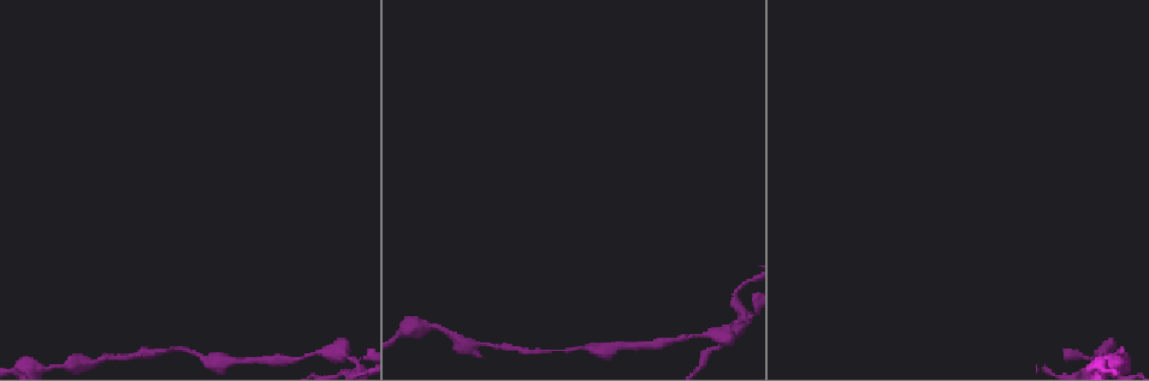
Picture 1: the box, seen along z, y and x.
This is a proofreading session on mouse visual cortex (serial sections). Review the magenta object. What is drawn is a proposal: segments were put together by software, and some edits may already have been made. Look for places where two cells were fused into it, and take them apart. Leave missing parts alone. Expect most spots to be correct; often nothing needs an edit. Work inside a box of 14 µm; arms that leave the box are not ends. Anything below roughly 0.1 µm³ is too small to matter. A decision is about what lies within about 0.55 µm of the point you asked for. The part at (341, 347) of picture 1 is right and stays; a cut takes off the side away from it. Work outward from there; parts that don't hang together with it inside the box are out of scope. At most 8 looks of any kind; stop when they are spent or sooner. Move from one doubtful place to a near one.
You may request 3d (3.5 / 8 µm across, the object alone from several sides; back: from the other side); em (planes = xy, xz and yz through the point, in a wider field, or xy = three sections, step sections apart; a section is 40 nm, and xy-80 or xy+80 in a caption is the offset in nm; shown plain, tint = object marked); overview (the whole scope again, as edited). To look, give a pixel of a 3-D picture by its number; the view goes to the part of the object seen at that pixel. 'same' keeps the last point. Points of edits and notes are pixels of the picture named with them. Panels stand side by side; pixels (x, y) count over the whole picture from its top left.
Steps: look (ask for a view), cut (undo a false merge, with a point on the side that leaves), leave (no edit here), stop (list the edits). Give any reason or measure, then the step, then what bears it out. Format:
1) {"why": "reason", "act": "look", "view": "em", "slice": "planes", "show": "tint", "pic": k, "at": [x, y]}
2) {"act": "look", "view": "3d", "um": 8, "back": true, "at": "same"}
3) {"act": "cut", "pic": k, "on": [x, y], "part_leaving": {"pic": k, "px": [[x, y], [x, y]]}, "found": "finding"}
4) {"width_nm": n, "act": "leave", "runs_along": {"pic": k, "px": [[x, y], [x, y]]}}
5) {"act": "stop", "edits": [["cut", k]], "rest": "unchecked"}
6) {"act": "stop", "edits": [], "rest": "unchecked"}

{"act": "look", "view": "3d", "um": 3.5, "pic": 1, "at": [751, 318]}

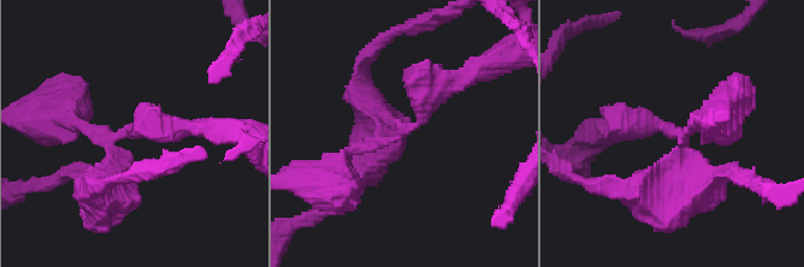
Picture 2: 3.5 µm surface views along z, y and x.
{"arms": 4, "arm_widths_nm": [250, 300, 350, 350], "why": "need the tissue", "act": "look", "view": "em", "slice": "xy", "step": 3, "show": "tint", "pic": 2, "at": [685, 137]}

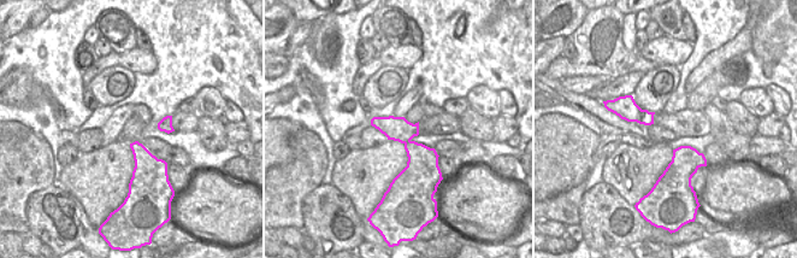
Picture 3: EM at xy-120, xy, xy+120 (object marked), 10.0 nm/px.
{"act": "cut", "pic": 2, "on": [87, 167], "border": {"pic": 3, "px": [[409, 140], [405, 144]]}, "found": "two cells meet here"}

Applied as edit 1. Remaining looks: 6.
{"why": "thick turns thin", "act": "look", "view": "3d", "um": 3.5, "pic": 1, "at": [592, 346]}

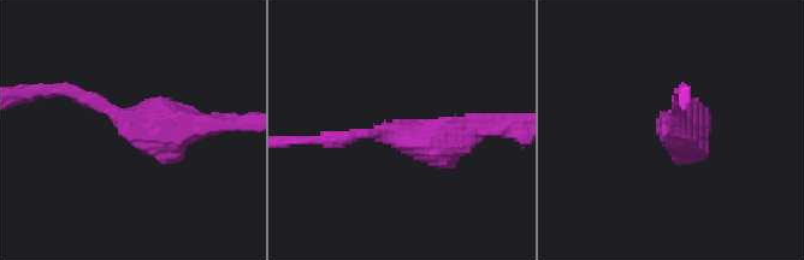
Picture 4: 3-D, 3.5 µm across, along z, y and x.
{"arm_widths_nm": [150, 400], "act": "look", "view": "em", "slice": "xy", "step": 1, "show": "tint", "pic": 4, "at": [677, 121]}

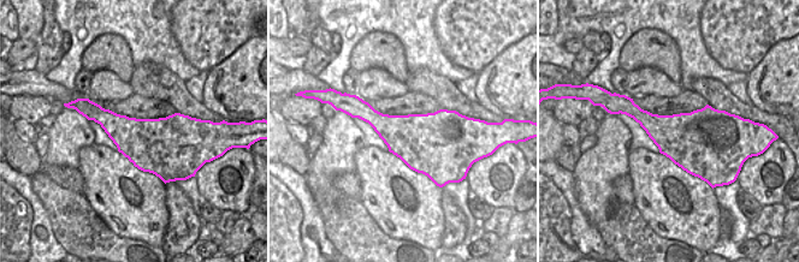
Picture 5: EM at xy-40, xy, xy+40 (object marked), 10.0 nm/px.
{"act": "leave", "runs_along": {"pic": 4, "px": [[200, 123], [134, 123], [57, 89]]}, "found": "all the same cell"}

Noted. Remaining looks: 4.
{"act": "look", "view": "em", "slice": "xy", "step": 2, "show": "tint", "pic": 1, "at": [89, 361]}

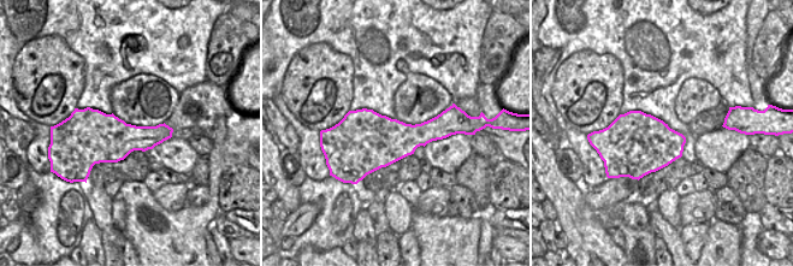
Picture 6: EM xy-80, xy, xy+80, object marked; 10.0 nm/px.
{"why": "wider look", "act": "look", "view": "3d", "um": 3.5, "at": "same"}

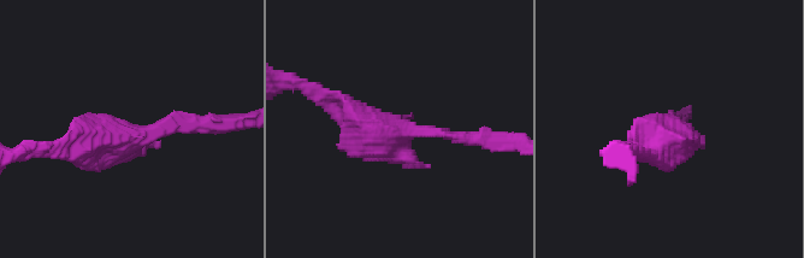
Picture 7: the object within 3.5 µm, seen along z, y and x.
{"act": "leave", "runs_along": {"pic": 7, "px": [[477, 139], [373, 133], [329, 101]]}, "found": "one cell here"}

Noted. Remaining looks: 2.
{"act": "stop", "edits": [["cut", 2]], "rest": "unchecked"}

